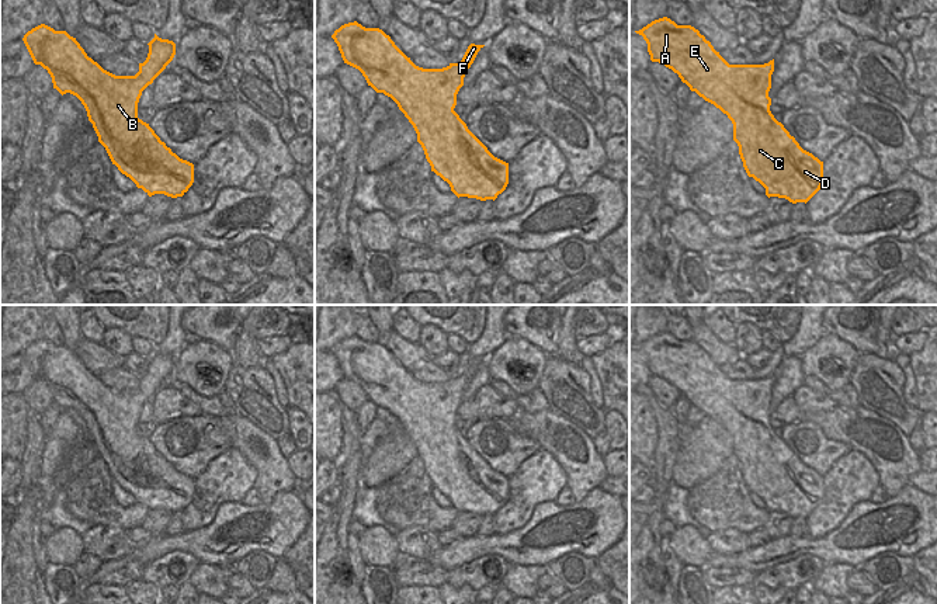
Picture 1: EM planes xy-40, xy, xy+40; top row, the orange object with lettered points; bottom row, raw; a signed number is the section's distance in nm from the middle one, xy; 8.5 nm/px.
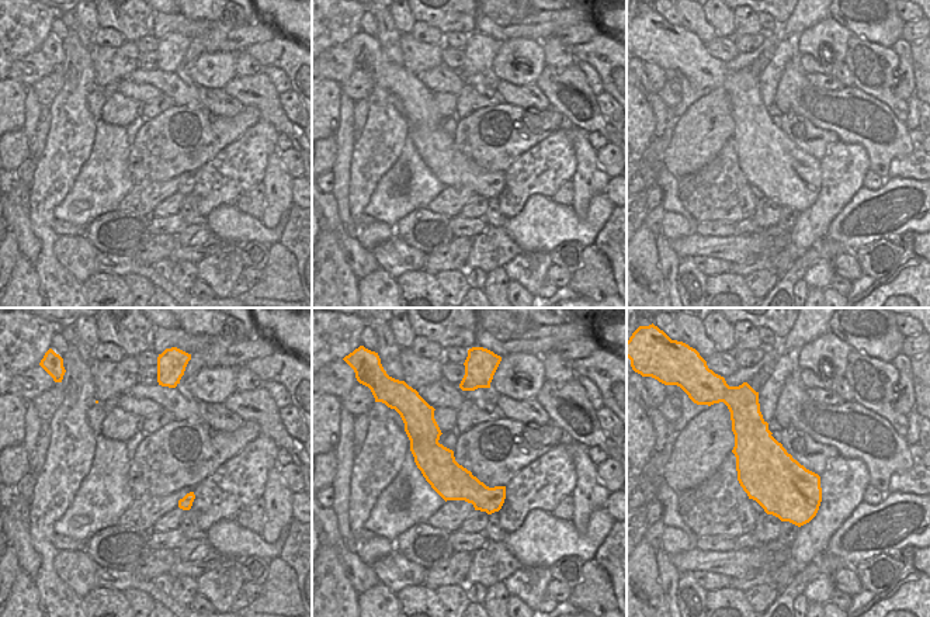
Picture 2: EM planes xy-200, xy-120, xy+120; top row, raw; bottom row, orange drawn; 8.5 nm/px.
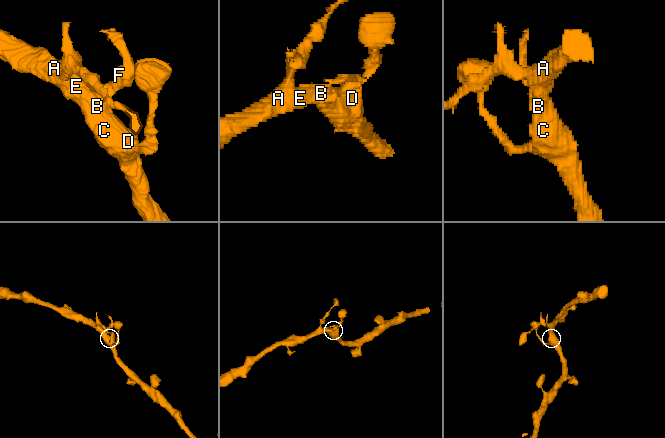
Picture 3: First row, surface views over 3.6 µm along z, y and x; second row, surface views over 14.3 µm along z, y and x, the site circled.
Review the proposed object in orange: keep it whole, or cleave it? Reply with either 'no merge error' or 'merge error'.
no merge error

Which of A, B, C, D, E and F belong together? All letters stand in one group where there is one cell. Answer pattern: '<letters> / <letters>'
A B C D E F

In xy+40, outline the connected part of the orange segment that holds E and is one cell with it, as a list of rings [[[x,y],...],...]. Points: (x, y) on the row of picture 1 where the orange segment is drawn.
[[[667,17],[648,24],[636,34],[648,44],[652,62],[679,74],[691,91],[714,104],[733,124],[733,140],[749,177],[766,188],[766,195],[785,198],[792,204],[808,202],[823,184],[823,162],[804,150],[770,111],[774,59],[764,65],[729,65],[709,41],[691,25],[677,25]]]

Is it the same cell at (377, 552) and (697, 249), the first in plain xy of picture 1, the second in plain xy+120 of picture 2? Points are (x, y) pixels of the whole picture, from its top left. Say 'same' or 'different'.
different

